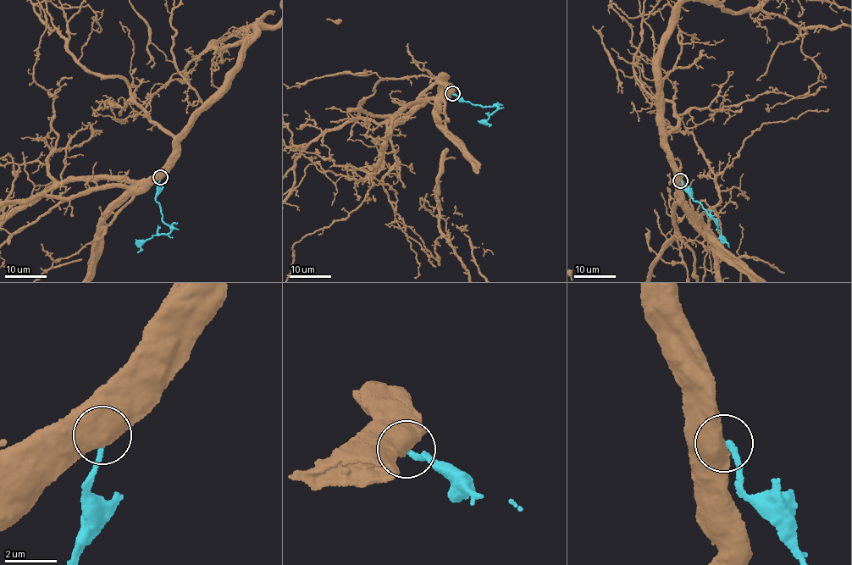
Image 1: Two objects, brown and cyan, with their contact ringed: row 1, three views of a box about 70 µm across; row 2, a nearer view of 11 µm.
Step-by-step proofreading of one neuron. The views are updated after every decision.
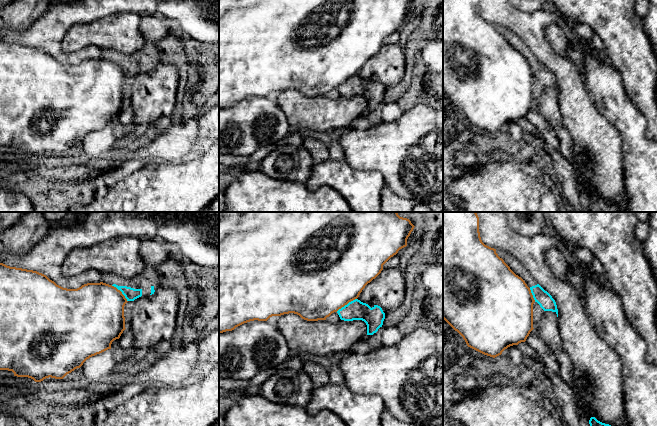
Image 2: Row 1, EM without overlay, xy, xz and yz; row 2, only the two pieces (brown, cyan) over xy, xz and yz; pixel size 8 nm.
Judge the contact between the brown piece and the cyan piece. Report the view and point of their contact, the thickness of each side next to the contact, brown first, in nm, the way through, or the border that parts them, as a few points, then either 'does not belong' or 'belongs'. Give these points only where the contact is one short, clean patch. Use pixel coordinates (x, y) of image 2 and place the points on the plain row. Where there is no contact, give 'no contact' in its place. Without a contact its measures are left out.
meets brown in xz at (346, 80); 500 nm thick on the brown side, 160 nm on the other; border along xz (356, 74), (336, 87); does not belong

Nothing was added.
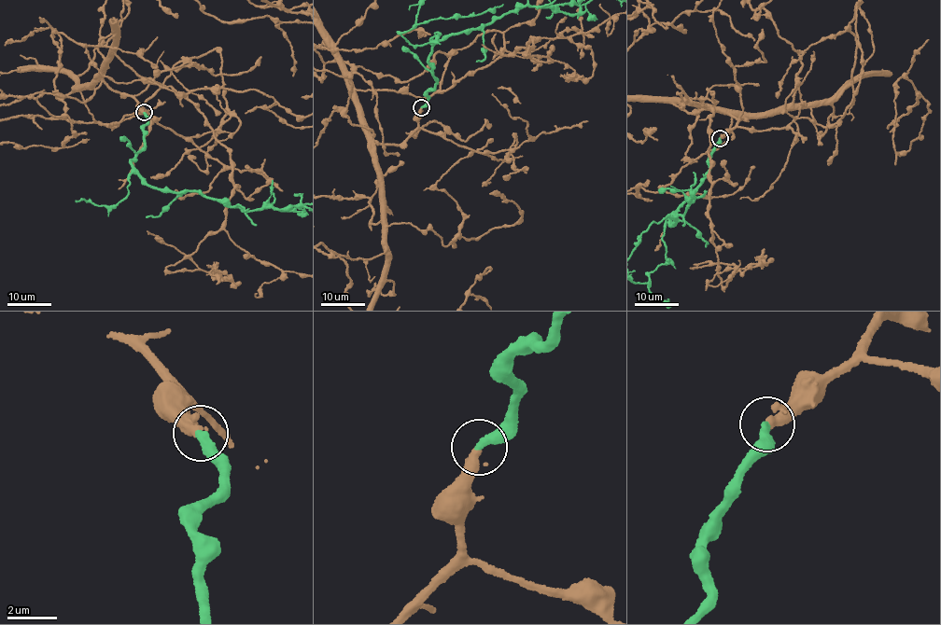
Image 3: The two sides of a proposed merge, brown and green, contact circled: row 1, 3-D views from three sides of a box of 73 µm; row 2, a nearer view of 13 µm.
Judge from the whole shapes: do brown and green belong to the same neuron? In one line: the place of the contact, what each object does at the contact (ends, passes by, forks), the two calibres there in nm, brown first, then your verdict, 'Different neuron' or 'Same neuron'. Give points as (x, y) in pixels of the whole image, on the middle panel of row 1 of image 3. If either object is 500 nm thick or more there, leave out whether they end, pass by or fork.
Place: (421, 107). At the ring brown ends. At the ring green ends. Thickness 400 nm (brown) against 380 nm. Same neuron

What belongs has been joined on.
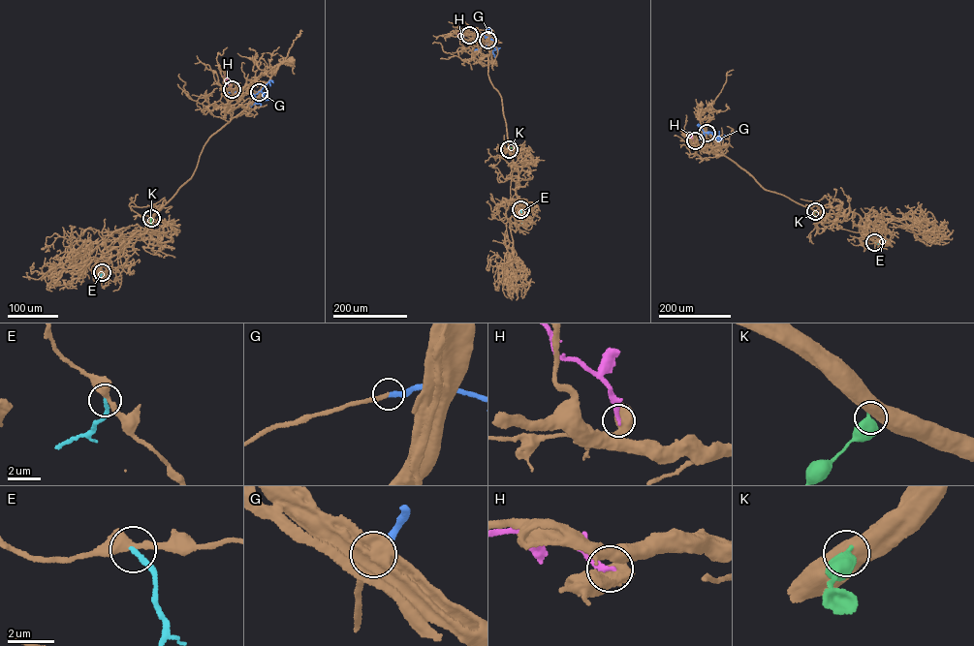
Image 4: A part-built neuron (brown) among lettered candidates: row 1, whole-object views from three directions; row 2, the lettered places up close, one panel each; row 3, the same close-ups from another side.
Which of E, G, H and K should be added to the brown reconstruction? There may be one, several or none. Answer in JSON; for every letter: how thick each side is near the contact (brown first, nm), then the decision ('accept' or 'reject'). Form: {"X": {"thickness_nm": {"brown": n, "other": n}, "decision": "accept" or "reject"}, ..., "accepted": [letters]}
{"E": {"thickness_nm": {"brown": 440, "other": 220}, "decision": "reject"}, "G": {"thickness_nm": {"brown": 240, "other": 280}, "decision": "accept"}, "H": {"thickness_nm": {"brown": 850, "other": 260}, "decision": "reject"}, "K": {"thickness_nm": {"brown": 800, "other": 700}, "decision": "reject"}, "accepted": ["G"]}

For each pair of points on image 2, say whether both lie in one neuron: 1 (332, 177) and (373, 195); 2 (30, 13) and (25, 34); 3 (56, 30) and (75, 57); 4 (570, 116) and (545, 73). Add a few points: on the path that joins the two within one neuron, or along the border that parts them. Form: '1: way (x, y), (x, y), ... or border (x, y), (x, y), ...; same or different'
1: way (342, 178), (363, 192); same
2: border (41, 14), (27, 27), (10, 28); different
3: way (56, 39), (56, 49), (66, 57); same
4: border (549, 70), (555, 78), (558, 92); different

